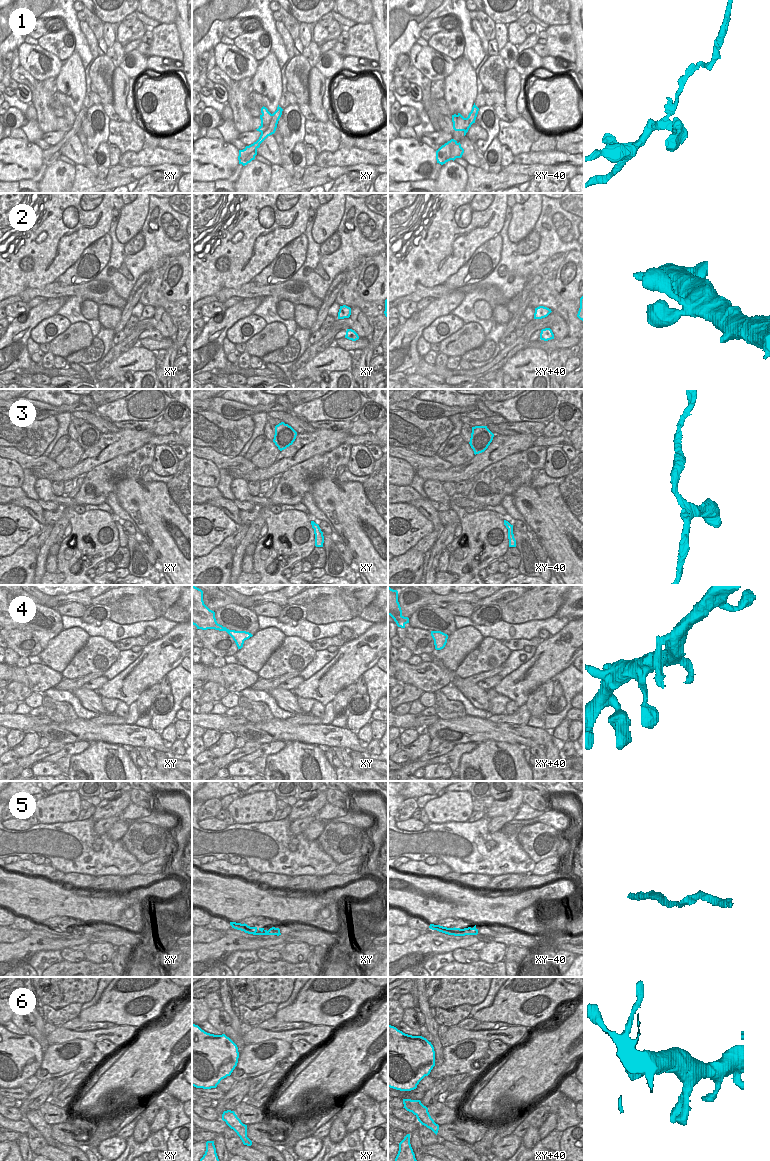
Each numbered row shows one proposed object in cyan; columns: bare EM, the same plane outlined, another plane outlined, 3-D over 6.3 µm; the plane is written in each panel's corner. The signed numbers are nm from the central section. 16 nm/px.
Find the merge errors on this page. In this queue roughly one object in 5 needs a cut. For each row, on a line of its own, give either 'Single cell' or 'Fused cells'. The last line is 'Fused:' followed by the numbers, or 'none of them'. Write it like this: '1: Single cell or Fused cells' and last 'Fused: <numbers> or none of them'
1: Single cell
2: Single cell
3: Single cell
4: Single cell
5: Single cell
6: Single cell
Fused: none of them.

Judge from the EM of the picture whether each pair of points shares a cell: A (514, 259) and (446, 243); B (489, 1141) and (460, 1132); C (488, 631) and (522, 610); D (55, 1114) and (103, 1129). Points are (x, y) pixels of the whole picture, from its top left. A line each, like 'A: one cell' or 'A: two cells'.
A: two cells
B: one cell
C: two cells
D: two cells

